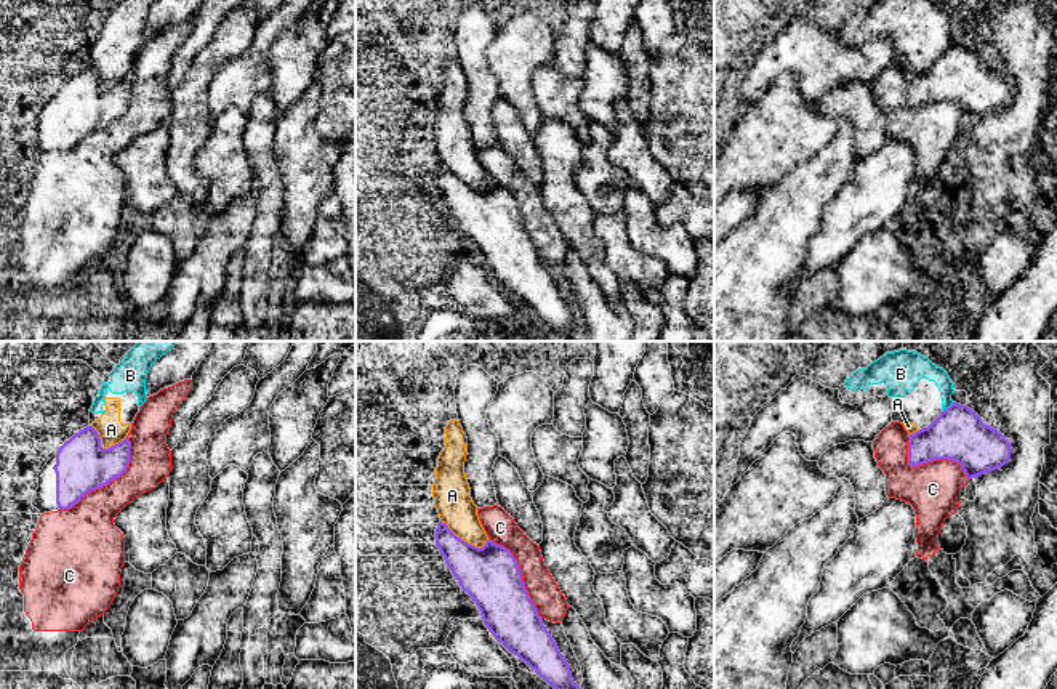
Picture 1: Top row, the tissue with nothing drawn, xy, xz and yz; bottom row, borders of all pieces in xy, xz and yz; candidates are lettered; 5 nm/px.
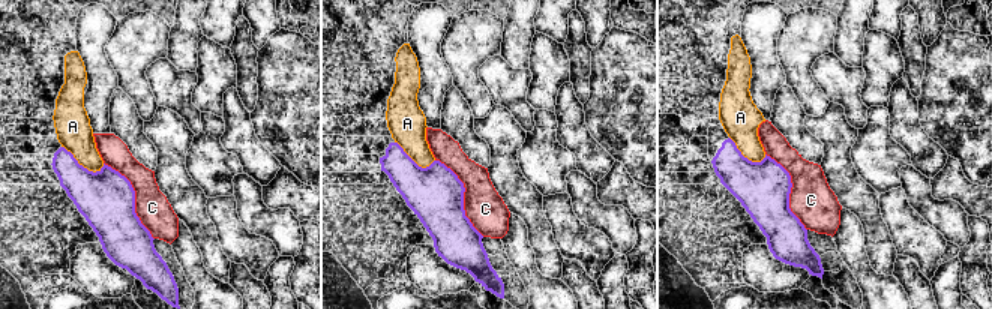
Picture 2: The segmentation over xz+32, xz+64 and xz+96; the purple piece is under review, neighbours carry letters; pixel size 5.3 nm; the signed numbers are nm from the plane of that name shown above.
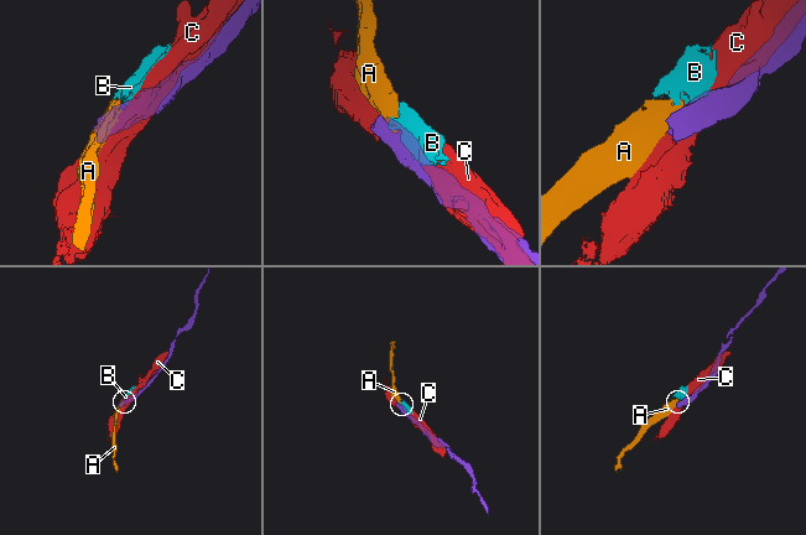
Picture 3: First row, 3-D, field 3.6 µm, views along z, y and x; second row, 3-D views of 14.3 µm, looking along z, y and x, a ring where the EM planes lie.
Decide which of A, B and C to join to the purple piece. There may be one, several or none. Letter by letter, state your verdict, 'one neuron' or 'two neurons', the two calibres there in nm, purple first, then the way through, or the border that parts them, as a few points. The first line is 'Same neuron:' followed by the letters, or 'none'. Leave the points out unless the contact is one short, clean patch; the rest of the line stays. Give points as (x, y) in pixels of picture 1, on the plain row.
Same neuron: none
A: two neurons; 300 nm thick on the purple side, 190 nm on the other; border along xz (441, 161), (457, 177), (478, 188), (489, 180)
B: two neurons; 280 nm thick on the purple side, 110 nm on the other; border along yz (953, 44), (944, 52)
C: two neurons; 280 nm thick on the purple side, 260 nm on the other

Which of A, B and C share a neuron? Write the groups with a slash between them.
A B / C

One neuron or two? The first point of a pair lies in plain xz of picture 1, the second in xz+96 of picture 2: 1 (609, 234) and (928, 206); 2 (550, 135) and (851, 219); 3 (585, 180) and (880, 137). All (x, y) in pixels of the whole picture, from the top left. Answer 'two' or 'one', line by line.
1: two
2: two
3: one

